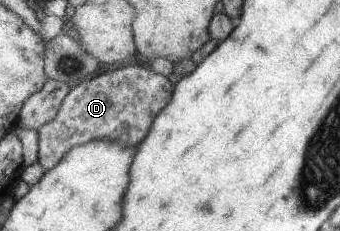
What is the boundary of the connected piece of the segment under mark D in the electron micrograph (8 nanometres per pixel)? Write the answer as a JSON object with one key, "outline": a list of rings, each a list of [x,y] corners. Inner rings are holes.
{"outline":[[[138,64],[104,71],[92,79],[74,83],[60,102],[54,119],[36,129],[37,162],[44,171],[48,171],[70,149],[100,139],[135,147],[151,131],[151,125],[164,105],[168,105],[172,88],[168,78]]]}

